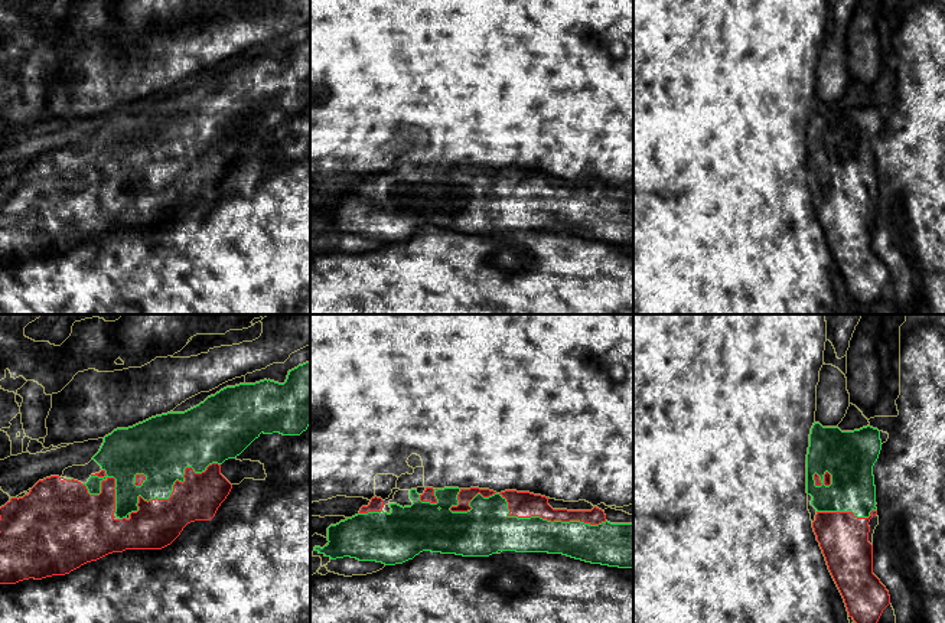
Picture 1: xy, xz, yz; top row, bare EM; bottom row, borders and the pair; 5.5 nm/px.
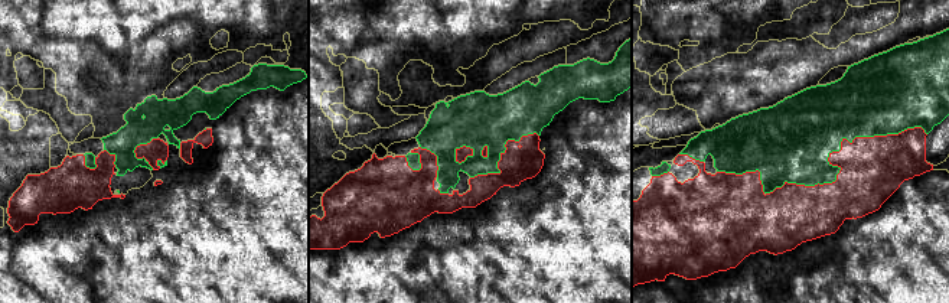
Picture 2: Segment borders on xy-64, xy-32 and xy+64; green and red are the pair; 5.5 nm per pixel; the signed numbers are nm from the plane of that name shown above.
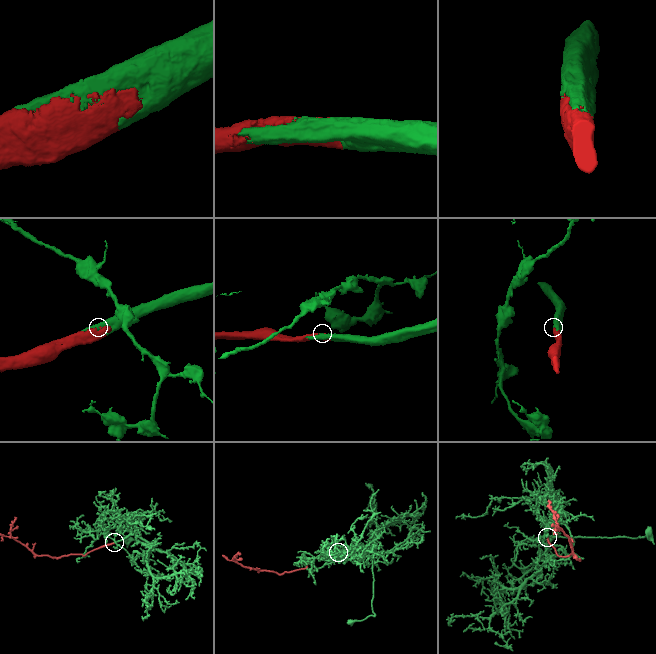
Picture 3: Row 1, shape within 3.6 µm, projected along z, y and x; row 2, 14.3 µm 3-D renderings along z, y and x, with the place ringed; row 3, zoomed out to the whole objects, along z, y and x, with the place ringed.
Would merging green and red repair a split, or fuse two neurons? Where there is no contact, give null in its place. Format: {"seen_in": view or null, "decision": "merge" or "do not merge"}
{"seen_in": "xy", "decision": "merge"}

